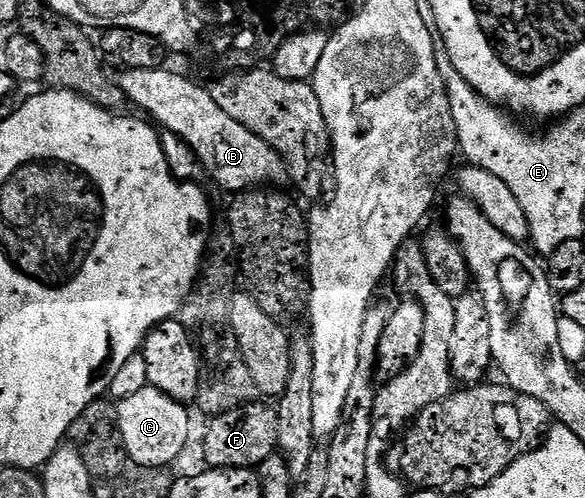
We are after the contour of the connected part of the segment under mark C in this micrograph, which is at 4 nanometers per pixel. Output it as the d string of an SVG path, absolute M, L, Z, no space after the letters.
M150 386L130 394L117 404L117 422L121 430L123 448L132 465L140 464L149 470L163 470L170 466L182 450L189 437L189 424L193 419L188 405L179 404L169 394Z

